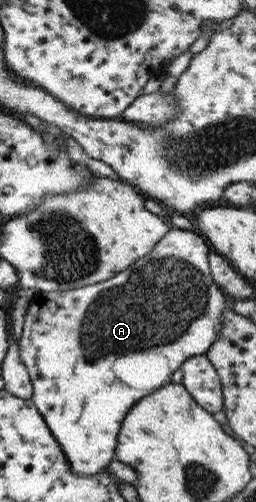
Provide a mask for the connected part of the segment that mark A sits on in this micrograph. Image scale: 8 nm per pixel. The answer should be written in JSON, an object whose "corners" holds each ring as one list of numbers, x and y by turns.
{"corners":[[168,230,164,236,154,244,153,250,146,256,142,256,136,262,132,262,128,268,107,278,106,280,87,284,81,288,66,291,36,292,30,299,28,308,22,317,22,333,18,340,19,359,27,371,31,386,33,387,32,401,38,414,42,415,48,430,54,440,58,442,70,470,77,475,85,477,89,474,98,473,100,469,108,466,113,458,119,426,127,410,143,396,153,393,161,386,170,383,173,372,188,358,203,355,213,340,218,336,219,320,222,311,226,310,224,294,220,292,214,279,210,276,207,266,208,246,204,240,186,232,186,230]]}

